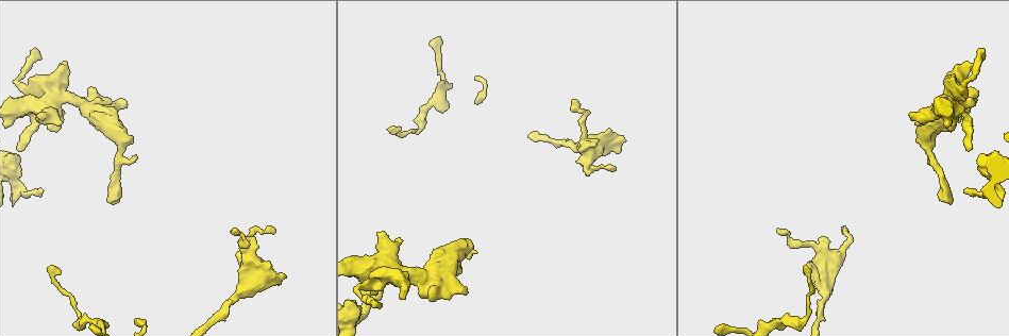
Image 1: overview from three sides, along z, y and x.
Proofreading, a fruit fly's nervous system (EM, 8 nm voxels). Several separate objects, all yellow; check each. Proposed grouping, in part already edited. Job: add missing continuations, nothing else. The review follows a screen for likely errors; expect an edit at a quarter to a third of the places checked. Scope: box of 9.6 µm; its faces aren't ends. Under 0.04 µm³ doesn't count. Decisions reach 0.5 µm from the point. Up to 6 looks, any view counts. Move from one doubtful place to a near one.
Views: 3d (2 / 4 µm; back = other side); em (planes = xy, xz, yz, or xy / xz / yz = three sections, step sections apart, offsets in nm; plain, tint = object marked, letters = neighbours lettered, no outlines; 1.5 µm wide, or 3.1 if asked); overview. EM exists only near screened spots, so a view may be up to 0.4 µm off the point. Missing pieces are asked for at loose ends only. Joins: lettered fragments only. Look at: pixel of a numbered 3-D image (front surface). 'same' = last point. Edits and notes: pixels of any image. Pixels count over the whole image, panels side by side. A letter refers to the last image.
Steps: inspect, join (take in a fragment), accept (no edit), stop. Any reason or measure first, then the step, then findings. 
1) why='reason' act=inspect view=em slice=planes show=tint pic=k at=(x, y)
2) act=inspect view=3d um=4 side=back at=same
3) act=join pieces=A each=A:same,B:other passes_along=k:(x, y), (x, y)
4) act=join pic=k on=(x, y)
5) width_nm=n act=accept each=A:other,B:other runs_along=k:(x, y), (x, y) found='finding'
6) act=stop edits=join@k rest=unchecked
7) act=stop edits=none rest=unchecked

why='branch stops here' act=inspect view=em slice=xz step=4 show=tint pic=1 at=(610, 132)

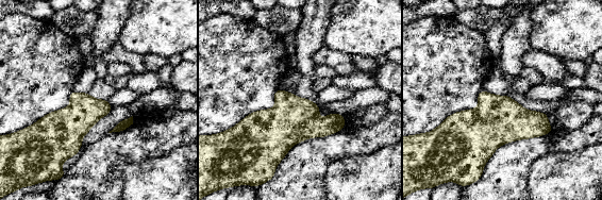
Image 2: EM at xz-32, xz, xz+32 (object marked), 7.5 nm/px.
why='another direction' act=inspect view=em slice=planes show=letters at=same

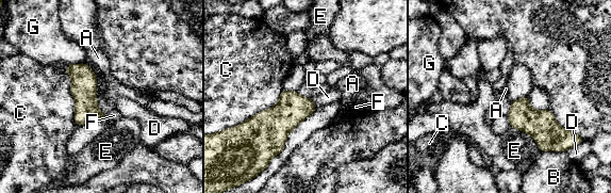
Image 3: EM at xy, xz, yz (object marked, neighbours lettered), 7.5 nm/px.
act=accept each=A:other,B:other,C:other,D:other,E:other,F:other,G:other border=3:(526, 95), (511, 102) found='no lettered fragment goes on from it'

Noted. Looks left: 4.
why='free end' act=inspect view=em slice=planes show=plain pic=1 at=(236, 230)

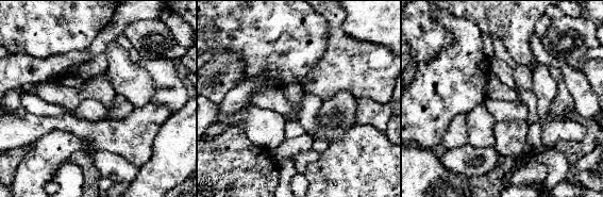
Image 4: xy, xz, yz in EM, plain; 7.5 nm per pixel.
act=inspect view=em slice=planes show=letters at=same

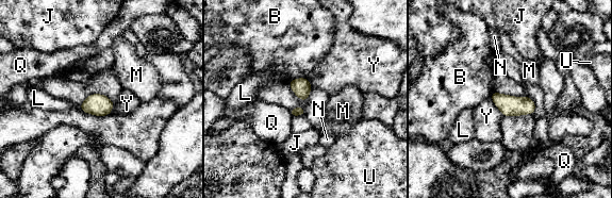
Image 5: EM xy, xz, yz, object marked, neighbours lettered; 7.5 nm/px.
width_nm=140 act=accept each=B:other,J:other,L:other,M:other,N:other,Q:other,U:other,Y:other found='no lettered fragment goes on from it'

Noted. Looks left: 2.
why='stops while still wide' act=inspect view=3d um=2 pic=1 at=(467, 293)

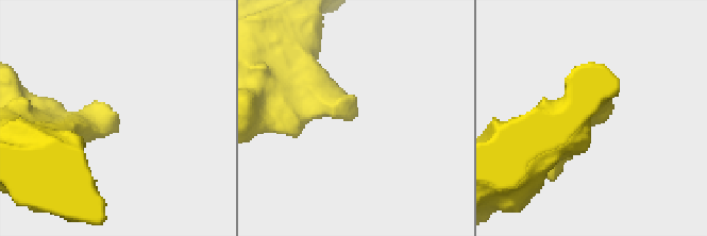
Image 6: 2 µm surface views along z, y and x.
act=inspect view=em slice=planes show=letters pic=6 at=(353, 114)

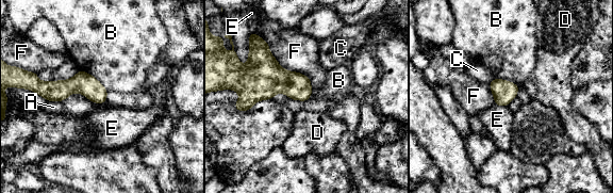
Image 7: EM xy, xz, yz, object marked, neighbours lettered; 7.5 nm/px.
act=accept each=A:other,B:other,C:other,D:other,E:other,F:other border=7:(278, 63), (305, 75), (312, 89) found='none of them fits'

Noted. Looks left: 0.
act=stop edits=none rest=unchecked

